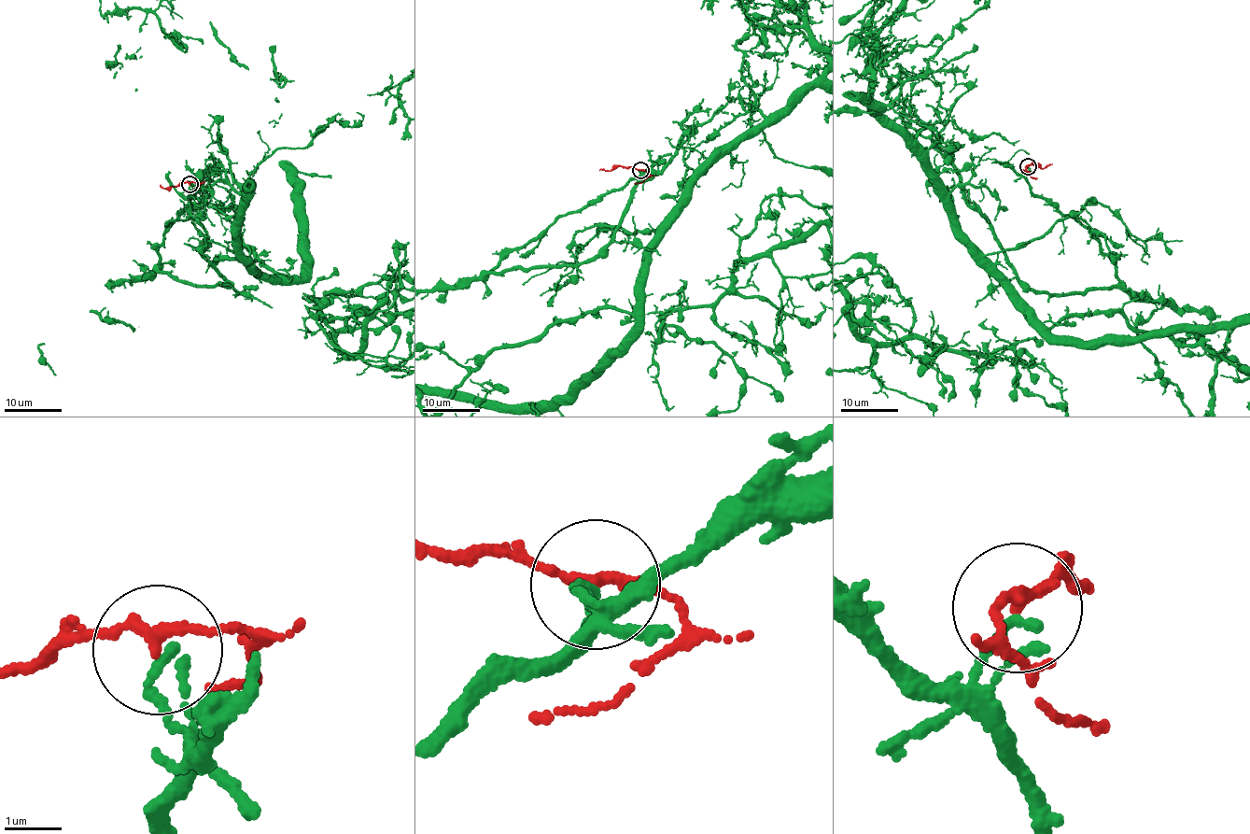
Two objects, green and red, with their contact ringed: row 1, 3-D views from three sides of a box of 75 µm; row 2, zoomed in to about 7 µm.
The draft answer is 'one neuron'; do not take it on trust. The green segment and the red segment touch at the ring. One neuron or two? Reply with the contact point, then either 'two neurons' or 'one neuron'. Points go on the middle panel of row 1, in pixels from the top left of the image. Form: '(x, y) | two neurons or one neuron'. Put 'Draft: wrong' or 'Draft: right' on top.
Draft: wrong
(640, 170) | two neurons

